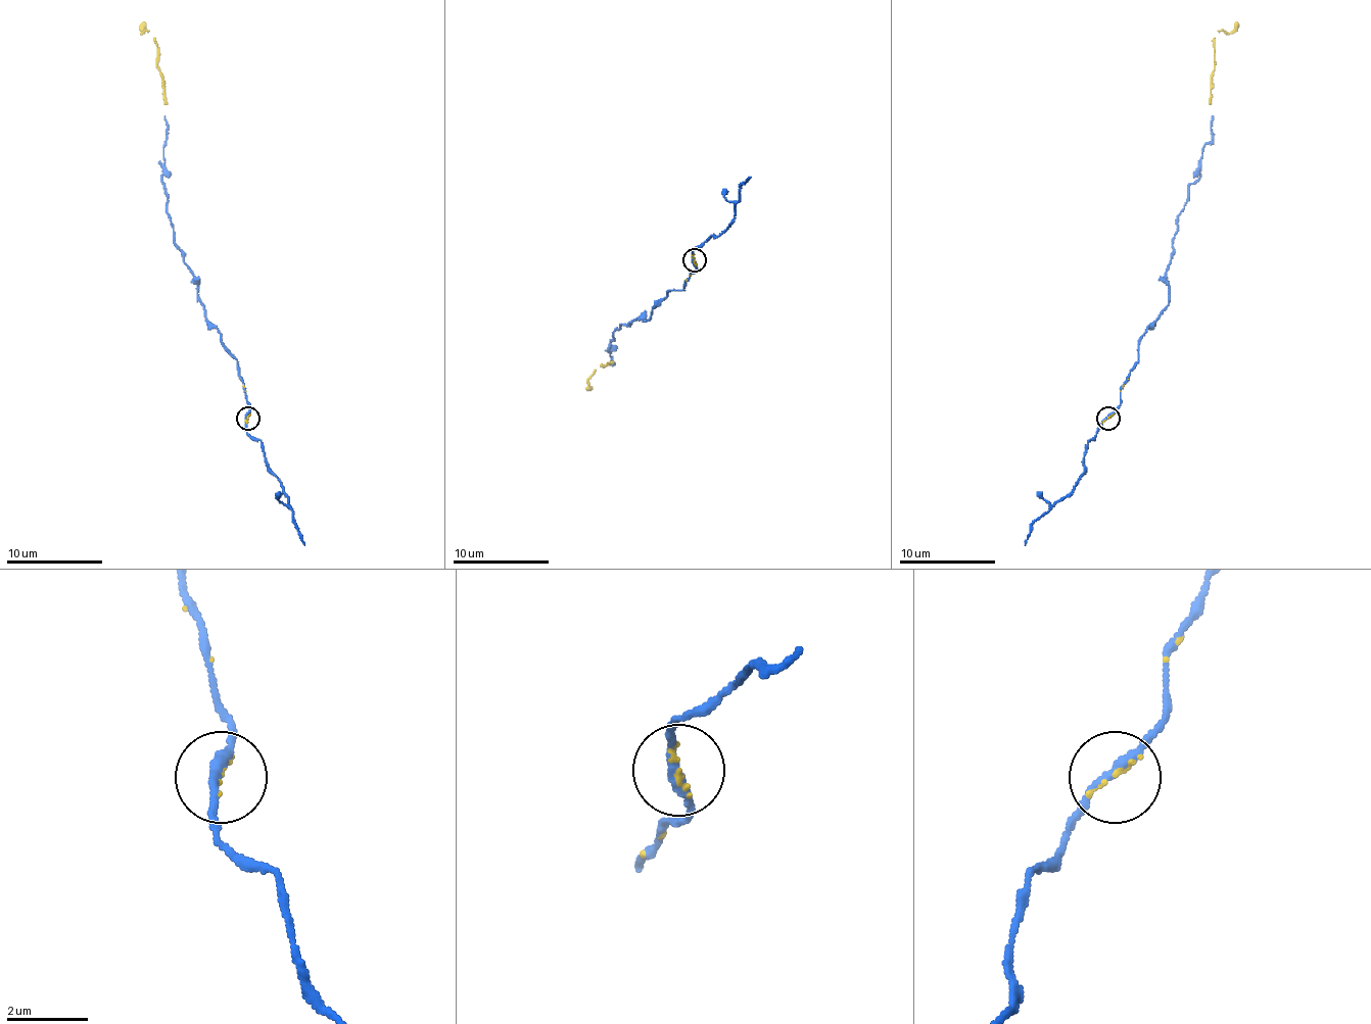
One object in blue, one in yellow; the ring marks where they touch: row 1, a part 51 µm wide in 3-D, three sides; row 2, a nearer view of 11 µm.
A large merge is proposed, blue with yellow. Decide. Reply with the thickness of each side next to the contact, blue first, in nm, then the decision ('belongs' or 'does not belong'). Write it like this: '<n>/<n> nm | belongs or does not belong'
240/100 nm | belongs

